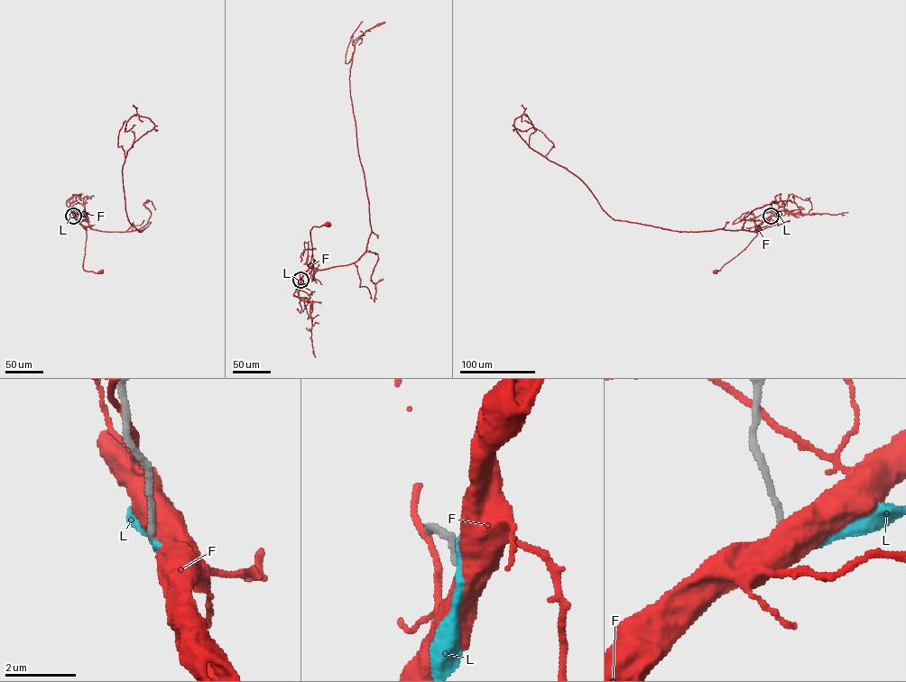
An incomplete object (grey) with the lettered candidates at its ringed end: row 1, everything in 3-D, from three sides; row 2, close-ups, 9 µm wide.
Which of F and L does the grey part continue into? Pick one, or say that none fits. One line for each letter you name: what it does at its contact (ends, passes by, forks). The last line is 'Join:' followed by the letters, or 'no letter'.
Join: no letter

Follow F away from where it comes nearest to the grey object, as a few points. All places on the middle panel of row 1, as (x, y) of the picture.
F: (300, 280), (310, 267), (313, 268), (310, 230), (313, 226), (329, 225)

